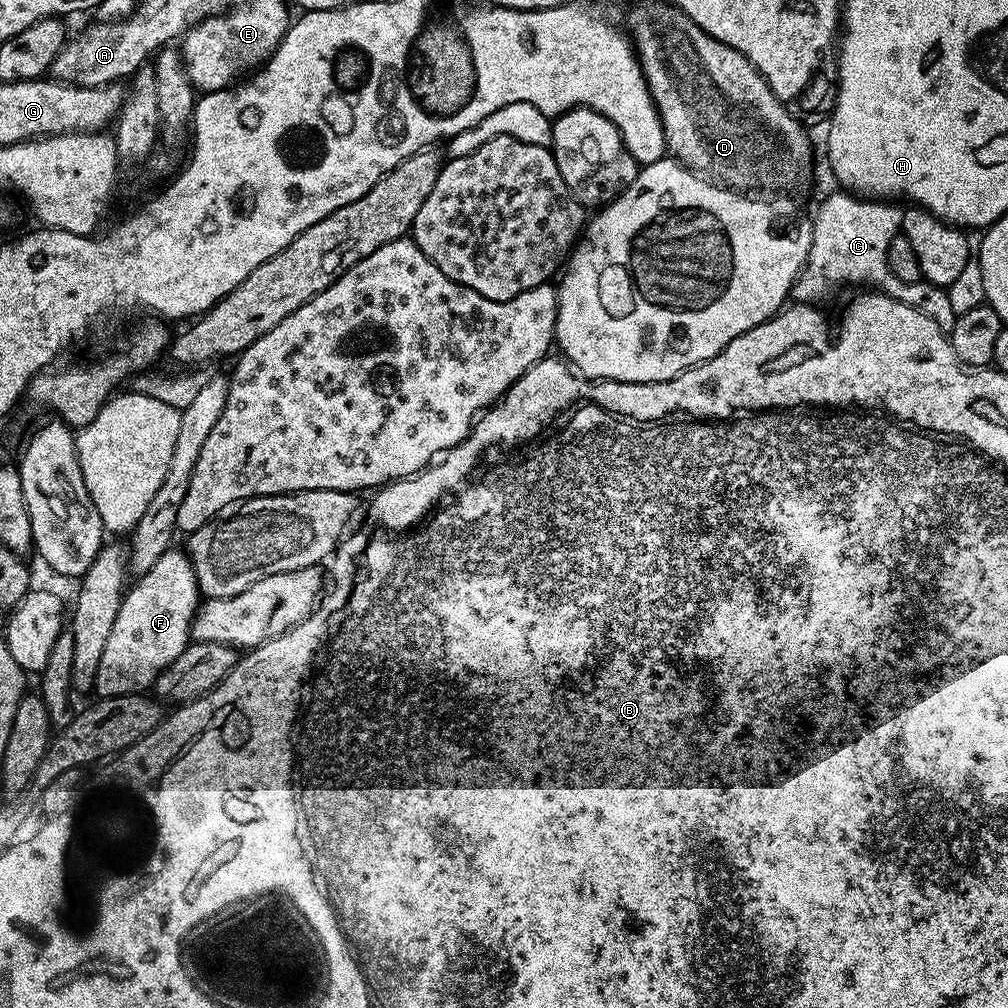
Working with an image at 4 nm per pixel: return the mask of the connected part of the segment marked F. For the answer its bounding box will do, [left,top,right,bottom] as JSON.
[95,550,202,698]

